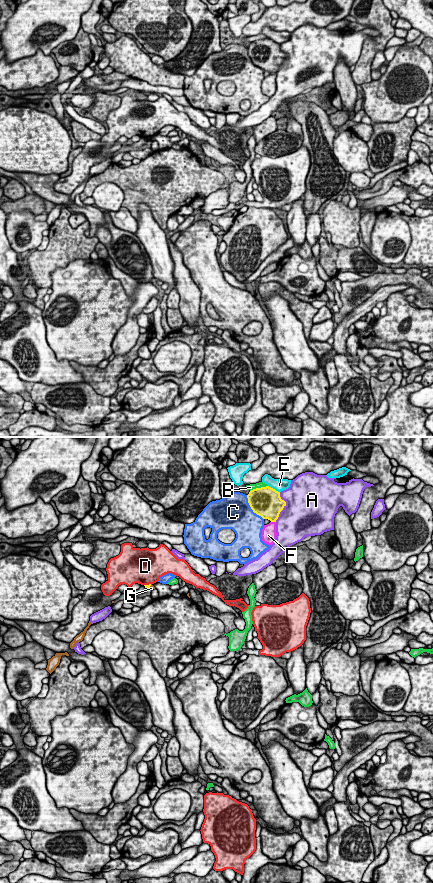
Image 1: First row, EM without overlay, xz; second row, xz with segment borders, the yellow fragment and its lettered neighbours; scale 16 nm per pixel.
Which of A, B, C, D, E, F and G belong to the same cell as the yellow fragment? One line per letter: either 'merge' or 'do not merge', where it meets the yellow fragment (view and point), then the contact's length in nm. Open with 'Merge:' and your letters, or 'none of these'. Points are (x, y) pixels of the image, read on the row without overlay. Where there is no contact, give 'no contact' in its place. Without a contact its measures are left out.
Merge: none of these
A: do not merge | xz (283, 59) | 480 nm
B: do not merge | xz (258, 40) | 300 nm
C: do not merge | xz (251, 60) | 480 nm
D: do not merge | xz (147, 137) | 130 nm
E: do not merge | xz (274, 41) | 220 nm
F: do not merge | xz (273, 73) | 80 nm
G: do not merge | xz (150, 137) | 60 nm

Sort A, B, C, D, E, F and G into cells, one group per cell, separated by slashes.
A / B / C / D / E / F / G

